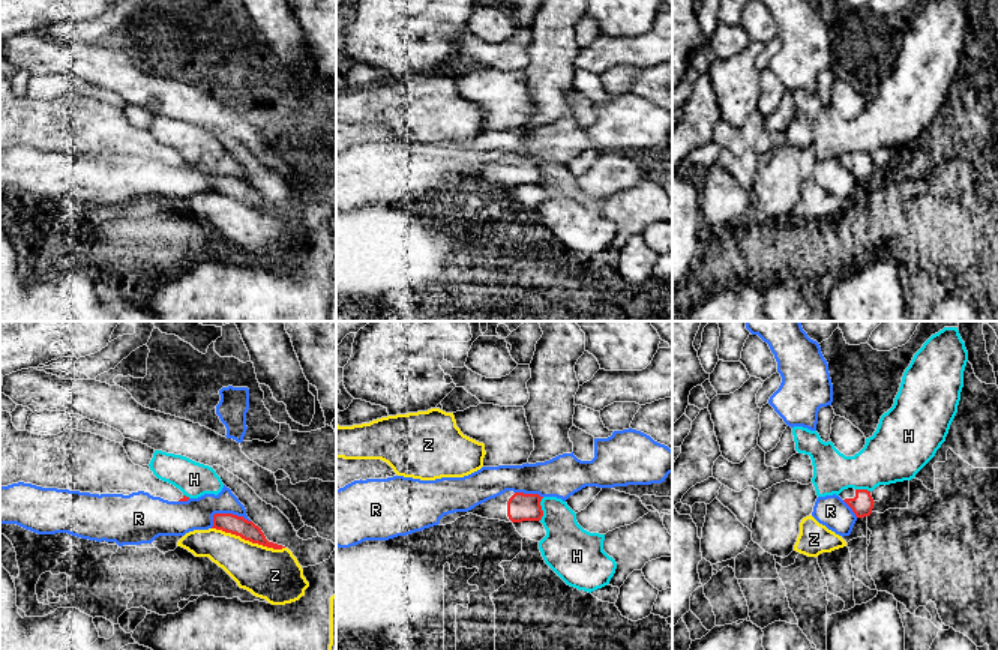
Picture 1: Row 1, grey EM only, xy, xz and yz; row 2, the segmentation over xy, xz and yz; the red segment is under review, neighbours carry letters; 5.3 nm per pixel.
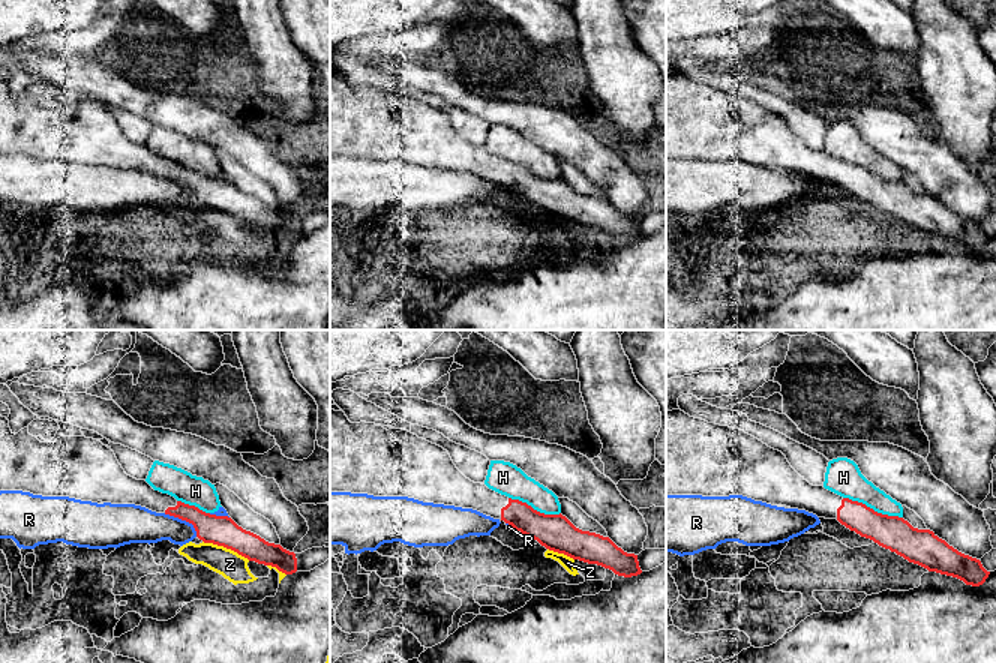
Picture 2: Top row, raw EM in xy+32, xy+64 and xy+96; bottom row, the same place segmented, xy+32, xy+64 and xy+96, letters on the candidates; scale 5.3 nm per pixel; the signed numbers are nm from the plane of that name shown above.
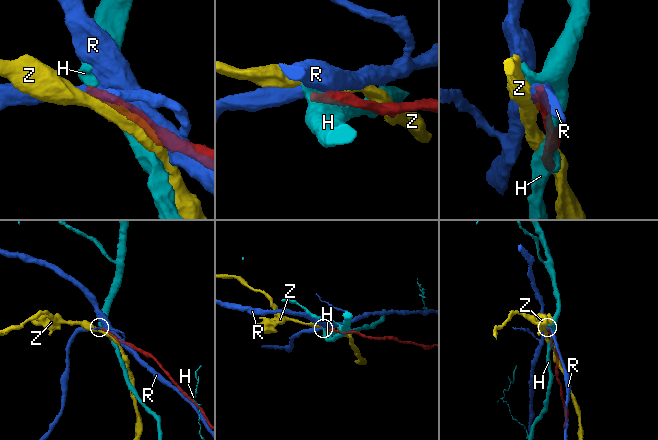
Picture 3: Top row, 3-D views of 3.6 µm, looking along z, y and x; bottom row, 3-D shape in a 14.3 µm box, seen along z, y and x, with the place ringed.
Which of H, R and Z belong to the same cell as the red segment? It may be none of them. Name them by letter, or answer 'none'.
none

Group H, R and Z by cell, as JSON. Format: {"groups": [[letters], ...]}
{"groups": [["H"], ["R"], ["Z"]]}

